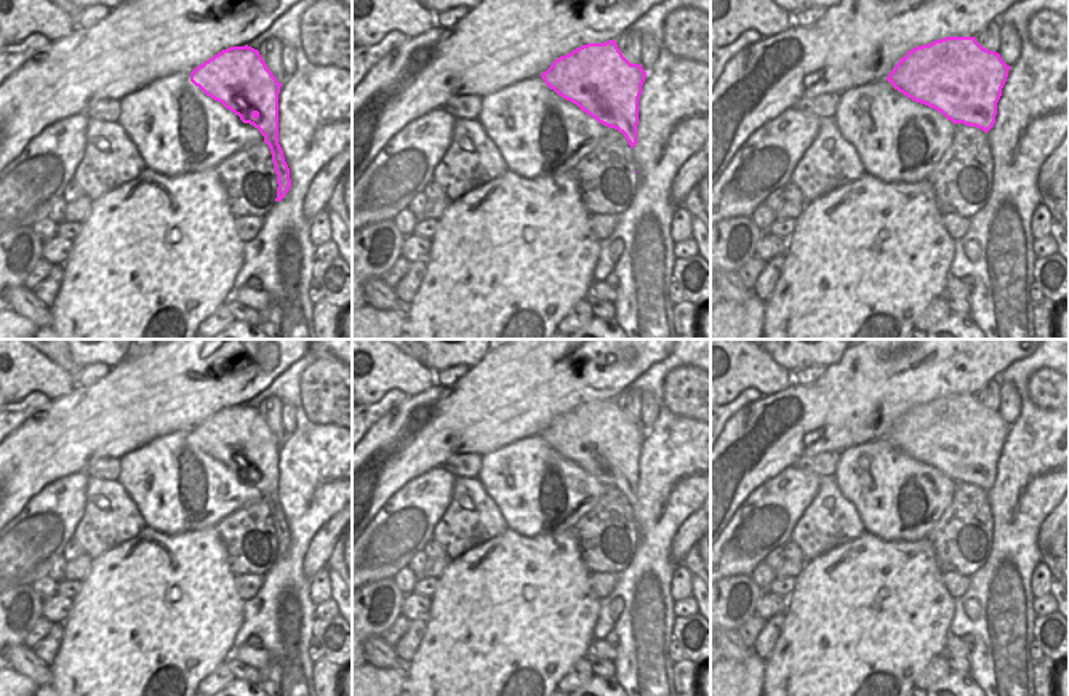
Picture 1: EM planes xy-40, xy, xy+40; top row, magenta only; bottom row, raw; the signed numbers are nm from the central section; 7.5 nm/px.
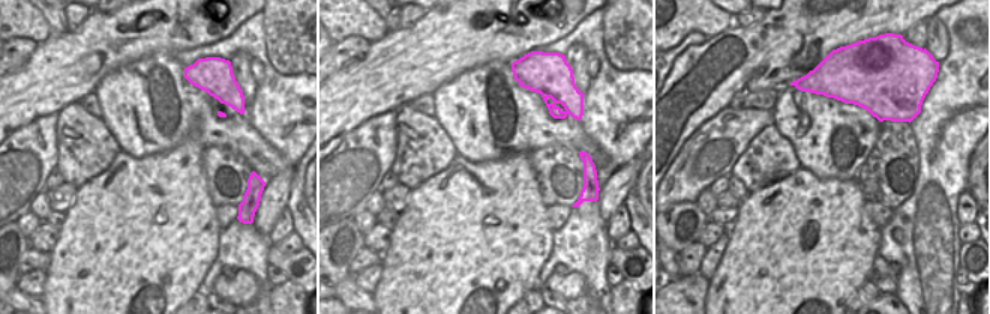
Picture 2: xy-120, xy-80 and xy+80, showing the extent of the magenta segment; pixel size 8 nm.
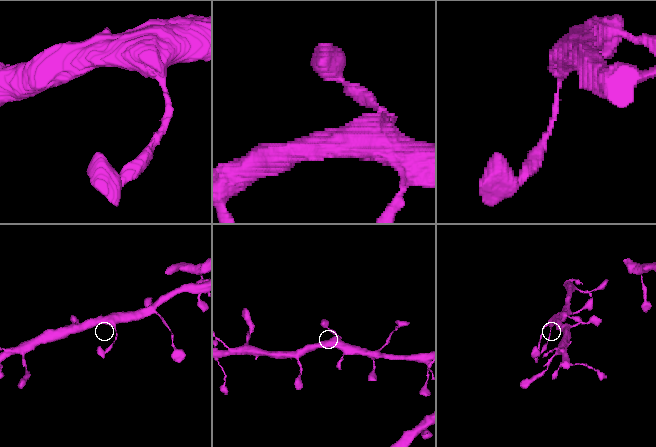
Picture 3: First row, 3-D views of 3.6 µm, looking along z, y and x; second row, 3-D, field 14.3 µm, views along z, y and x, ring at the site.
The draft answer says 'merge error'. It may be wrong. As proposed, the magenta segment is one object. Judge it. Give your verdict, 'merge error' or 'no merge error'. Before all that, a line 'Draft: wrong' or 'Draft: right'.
Draft: wrong
no merge error

